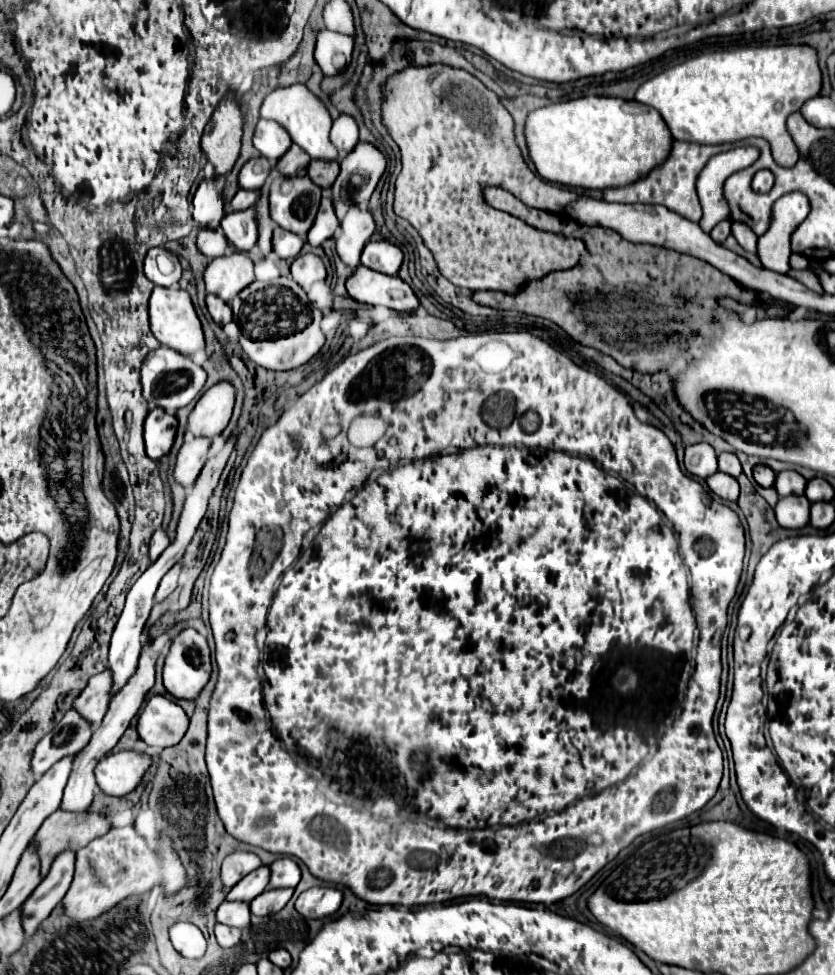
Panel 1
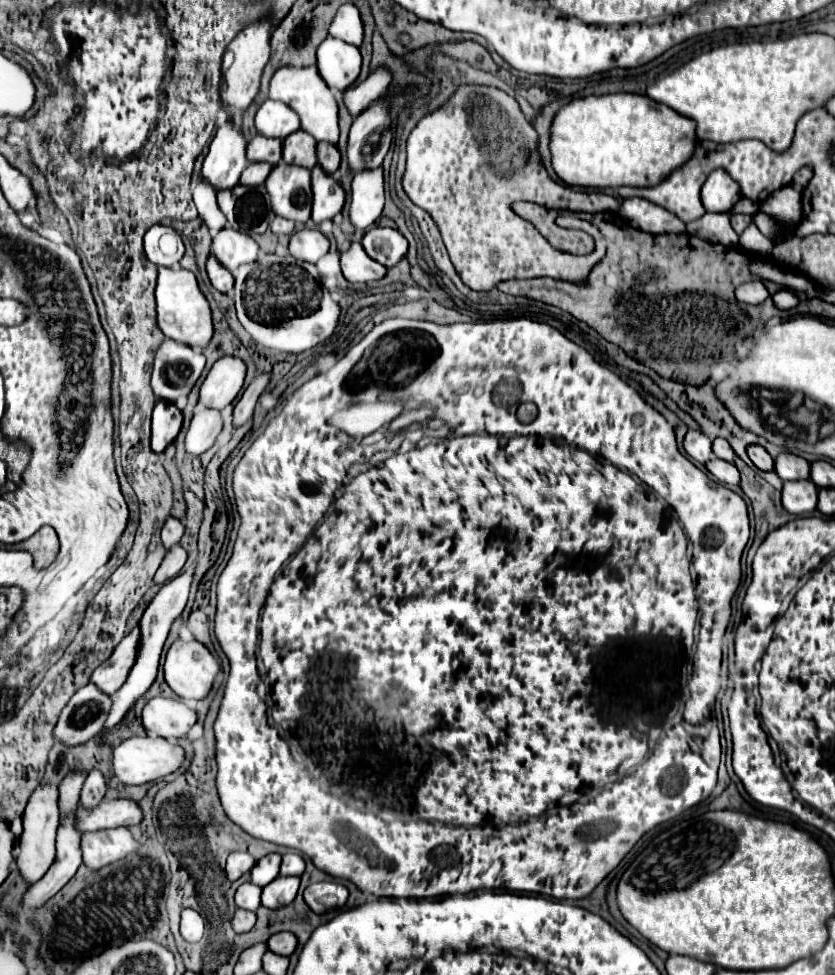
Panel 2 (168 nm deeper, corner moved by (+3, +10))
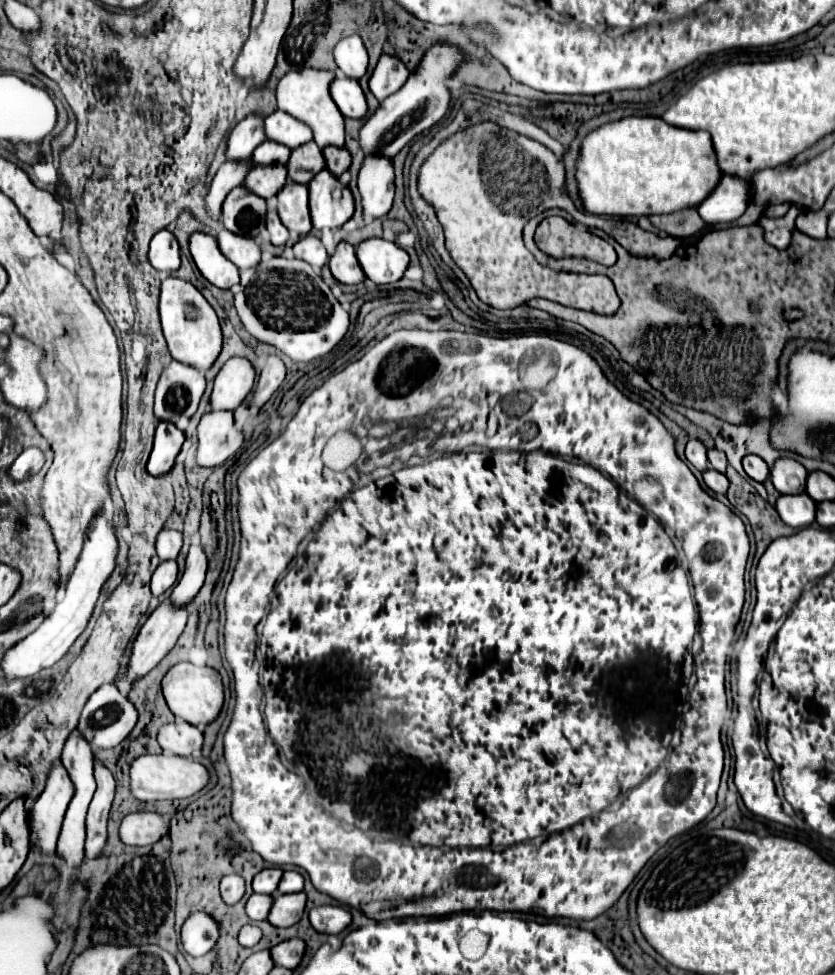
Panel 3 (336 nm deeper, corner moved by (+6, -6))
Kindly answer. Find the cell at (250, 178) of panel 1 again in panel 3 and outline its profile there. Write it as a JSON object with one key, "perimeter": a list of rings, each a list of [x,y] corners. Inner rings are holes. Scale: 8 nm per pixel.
{"perimeter":[[[266,140],[264,144],[260,144],[256,150],[254,150],[254,162],[256,164],[286,164],[286,160],[290,158],[290,148],[278,144],[278,142],[272,142],[272,140]]]}

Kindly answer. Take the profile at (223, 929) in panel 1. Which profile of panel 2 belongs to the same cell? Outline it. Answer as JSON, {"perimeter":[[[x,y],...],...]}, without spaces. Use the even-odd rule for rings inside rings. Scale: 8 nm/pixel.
{"perimeter":[[[235,910],[231,926],[235,932],[249,932],[255,924],[255,912],[247,912],[247,910]]]}

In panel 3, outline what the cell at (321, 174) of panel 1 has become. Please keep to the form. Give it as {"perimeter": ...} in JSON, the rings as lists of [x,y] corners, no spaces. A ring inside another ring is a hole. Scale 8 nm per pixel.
{"perimeter":[[[324,148],[322,152],[326,158],[326,168],[336,176],[340,176],[352,164],[352,156],[346,148]]]}

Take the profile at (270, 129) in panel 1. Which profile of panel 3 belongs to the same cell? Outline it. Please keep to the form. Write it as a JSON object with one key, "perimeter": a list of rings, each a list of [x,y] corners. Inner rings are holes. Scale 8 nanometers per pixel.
{"perimeter":[[[276,110],[274,114],[270,114],[264,122],[264,130],[266,130],[266,136],[268,140],[274,140],[274,142],[280,142],[288,148],[298,148],[306,142],[312,140],[312,132],[310,132],[310,126],[308,124],[302,124],[300,120],[294,120],[294,116],[282,112],[282,110]]]}

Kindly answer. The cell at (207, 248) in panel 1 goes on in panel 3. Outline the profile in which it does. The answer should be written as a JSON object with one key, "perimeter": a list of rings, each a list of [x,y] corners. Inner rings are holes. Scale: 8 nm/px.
{"perimeter":[[[252,158],[248,162],[240,162],[240,160],[226,160],[220,170],[216,172],[212,184],[210,184],[210,192],[206,196],[206,206],[210,210],[210,214],[214,218],[220,216],[220,208],[222,208],[222,202],[226,198],[226,194],[240,186],[242,180],[246,180],[246,172],[250,172],[250,168],[254,168],[254,162]]]}

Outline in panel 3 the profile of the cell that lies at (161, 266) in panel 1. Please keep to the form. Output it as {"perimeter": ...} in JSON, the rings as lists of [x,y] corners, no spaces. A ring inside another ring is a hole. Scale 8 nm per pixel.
{"perimeter":[[[160,230],[152,242],[148,252],[150,264],[162,272],[174,272],[180,268],[180,246],[176,236],[170,230]]]}

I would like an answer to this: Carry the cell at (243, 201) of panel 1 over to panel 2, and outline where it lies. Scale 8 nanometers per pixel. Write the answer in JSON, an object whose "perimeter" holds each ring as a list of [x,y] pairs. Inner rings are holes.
{"perimeter":[[[249,164],[245,168],[245,172],[241,174],[241,180],[239,184],[247,184],[247,186],[261,186],[267,176],[271,172],[271,166],[269,164]]]}

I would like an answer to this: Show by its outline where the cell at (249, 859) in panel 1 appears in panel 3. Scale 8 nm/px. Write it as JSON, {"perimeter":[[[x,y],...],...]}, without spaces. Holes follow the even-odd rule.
{"perimeter":[[[230,874],[230,876],[224,876],[222,882],[220,882],[220,892],[222,892],[222,900],[226,904],[236,904],[242,900],[244,896],[244,880],[242,876],[238,874]]]}

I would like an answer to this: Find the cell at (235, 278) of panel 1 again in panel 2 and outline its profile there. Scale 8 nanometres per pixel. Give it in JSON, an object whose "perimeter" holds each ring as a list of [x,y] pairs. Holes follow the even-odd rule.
{"perimeter":[[[223,228],[211,244],[211,254],[219,260],[221,266],[235,272],[241,264],[251,264],[257,260],[259,246],[247,234],[235,232],[231,228]]]}

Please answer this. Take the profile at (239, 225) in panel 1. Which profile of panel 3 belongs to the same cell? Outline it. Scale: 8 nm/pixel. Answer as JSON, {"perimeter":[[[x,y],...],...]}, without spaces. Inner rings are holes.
{"perimeter":[[[236,186],[234,190],[230,190],[230,194],[222,204],[222,222],[234,234],[256,238],[260,230],[266,226],[266,200],[254,196],[254,192],[250,192],[246,186]]]}

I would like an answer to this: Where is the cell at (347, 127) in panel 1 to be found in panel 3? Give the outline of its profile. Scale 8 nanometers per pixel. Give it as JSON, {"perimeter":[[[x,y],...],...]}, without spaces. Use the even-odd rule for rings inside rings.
{"perimeter":[[[382,54],[370,78],[370,90],[382,102],[386,96],[398,92],[402,84],[408,80],[408,76],[410,70],[406,68],[406,64],[402,64],[402,60],[398,60],[396,56]]]}

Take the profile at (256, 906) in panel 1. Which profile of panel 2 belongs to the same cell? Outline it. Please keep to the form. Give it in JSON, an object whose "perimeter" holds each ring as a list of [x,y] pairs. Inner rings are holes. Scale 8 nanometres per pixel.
{"perimeter":[[[277,876],[277,880],[263,886],[261,892],[261,906],[265,908],[279,908],[289,902],[293,902],[295,894],[299,890],[299,878],[297,876]]]}

